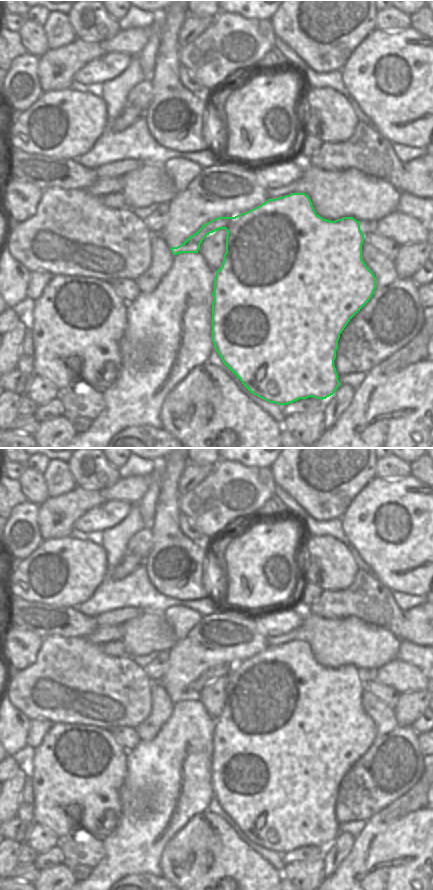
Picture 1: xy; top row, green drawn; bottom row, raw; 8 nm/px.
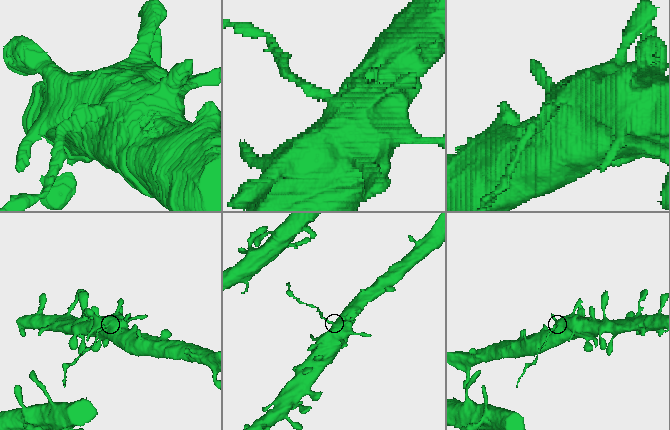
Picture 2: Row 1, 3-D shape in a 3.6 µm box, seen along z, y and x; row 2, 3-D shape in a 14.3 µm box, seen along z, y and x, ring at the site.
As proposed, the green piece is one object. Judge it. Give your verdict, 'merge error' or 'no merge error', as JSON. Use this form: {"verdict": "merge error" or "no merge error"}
{"verdict": "merge error"}

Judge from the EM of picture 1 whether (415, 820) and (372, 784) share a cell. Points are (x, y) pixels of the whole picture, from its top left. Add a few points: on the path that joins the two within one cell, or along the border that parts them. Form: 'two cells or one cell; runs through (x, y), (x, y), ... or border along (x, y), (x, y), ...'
two cells; border along (412, 787), (374, 815)

